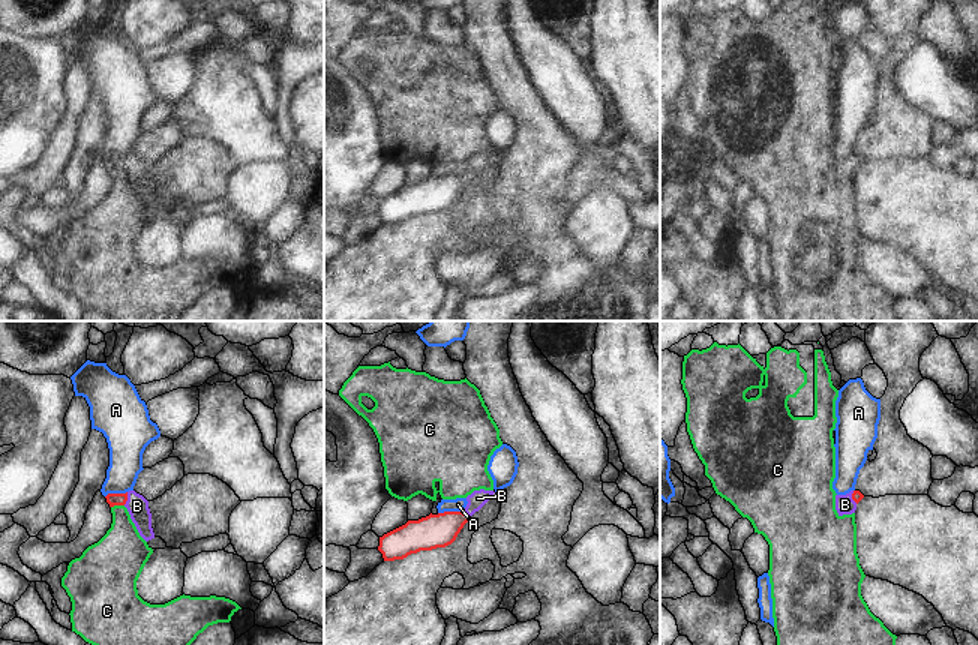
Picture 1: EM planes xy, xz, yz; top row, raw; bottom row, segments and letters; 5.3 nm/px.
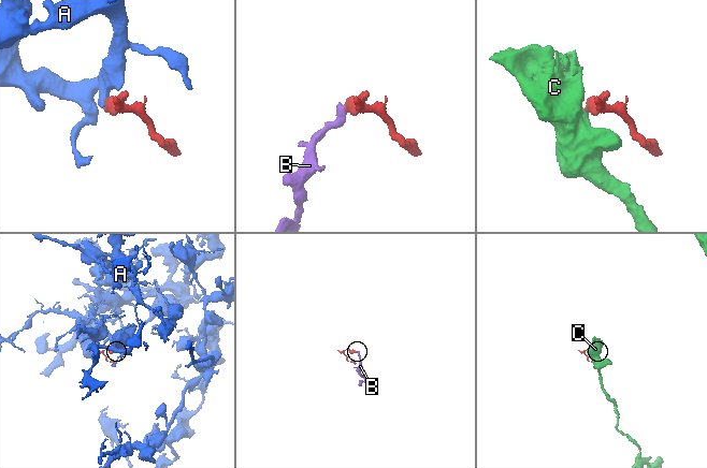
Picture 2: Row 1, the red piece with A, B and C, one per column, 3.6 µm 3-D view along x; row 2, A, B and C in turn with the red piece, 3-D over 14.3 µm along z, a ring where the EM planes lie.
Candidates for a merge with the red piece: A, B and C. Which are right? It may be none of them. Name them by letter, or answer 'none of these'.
B

